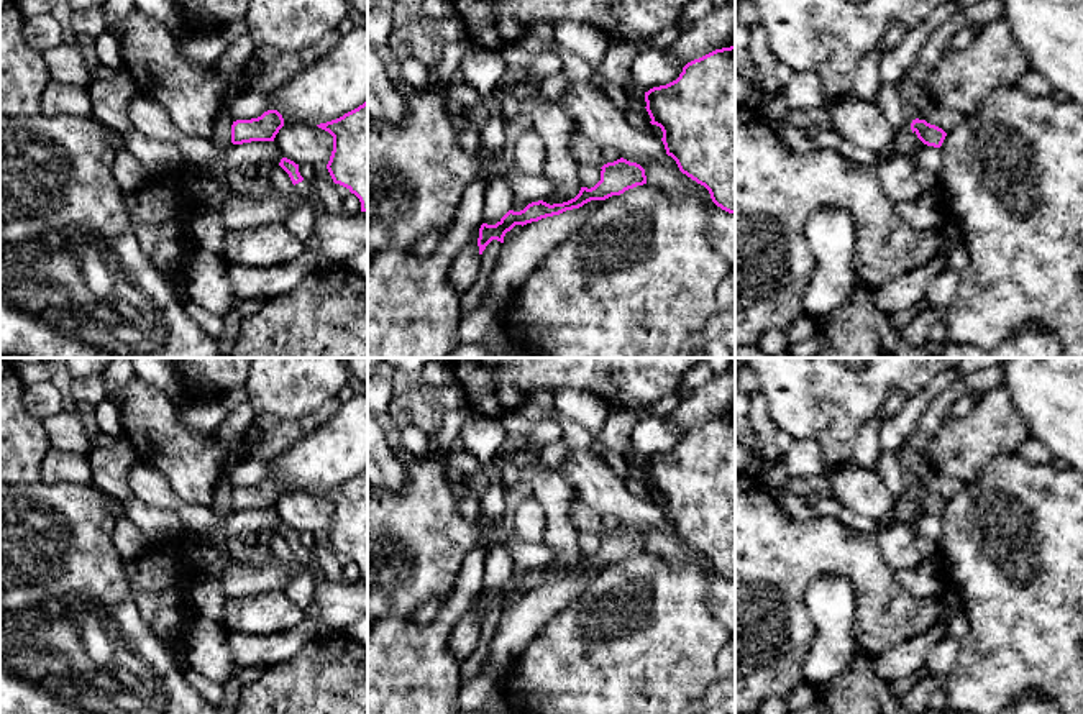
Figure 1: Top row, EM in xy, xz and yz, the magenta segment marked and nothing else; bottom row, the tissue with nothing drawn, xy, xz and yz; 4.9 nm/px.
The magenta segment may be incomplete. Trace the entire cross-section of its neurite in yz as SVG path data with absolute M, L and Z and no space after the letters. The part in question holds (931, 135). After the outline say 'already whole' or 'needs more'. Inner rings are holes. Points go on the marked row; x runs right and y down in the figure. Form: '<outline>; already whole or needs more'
M919 118L912 120L911 130L912 133L917 135L917 138L924 144L934 146L934 148L940 148L947 136L947 133L942 128L930 125L925 120L919 120Z; already whole

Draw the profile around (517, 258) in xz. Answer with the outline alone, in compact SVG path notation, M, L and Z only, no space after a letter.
M591 200L579 208L523 225L512 241L502 243L482 299L509 302L540 261L576 231L601 204L602 200Z

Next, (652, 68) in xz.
M650 48L632 62L632 80L640 92L666 85L679 77L684 64L676 62L666 49Z

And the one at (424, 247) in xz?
M448 230L428 231L414 241L412 253L418 258L430 258Z

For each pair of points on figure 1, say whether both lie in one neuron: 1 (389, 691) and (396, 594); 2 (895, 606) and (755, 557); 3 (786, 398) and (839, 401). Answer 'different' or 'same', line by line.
1: different
2: same
3: same

